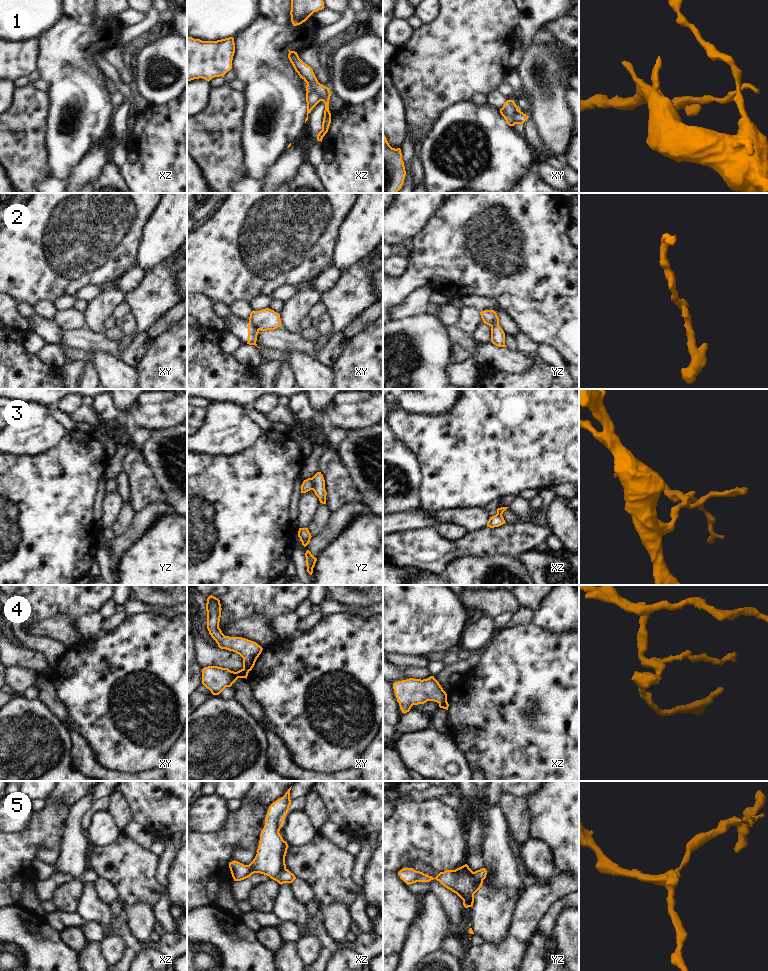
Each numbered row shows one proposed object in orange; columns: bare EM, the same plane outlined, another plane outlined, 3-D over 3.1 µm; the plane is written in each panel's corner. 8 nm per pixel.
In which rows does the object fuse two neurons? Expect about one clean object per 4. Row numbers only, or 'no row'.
1, 2, 3, 4, 5.

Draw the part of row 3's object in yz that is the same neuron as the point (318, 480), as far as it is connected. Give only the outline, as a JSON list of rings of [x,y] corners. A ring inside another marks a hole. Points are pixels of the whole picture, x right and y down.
[[[317,472],[313,476],[313,491],[319,498],[320,503],[326,504],[327,492],[325,490],[325,480],[321,472]]]

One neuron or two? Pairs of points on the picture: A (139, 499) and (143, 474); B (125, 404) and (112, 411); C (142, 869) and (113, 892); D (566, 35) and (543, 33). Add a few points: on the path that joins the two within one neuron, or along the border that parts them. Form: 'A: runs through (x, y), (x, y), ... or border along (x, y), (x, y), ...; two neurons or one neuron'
A: runs through (142, 493), (142, 480); one neuron
B: border along (112, 399), (114, 404), (127, 416); two neurons
C: border along (100, 877), (108, 879), (115, 886), (121, 899); two neurons
D: border along (546, 24), (546, 27), (556, 39); two neurons

